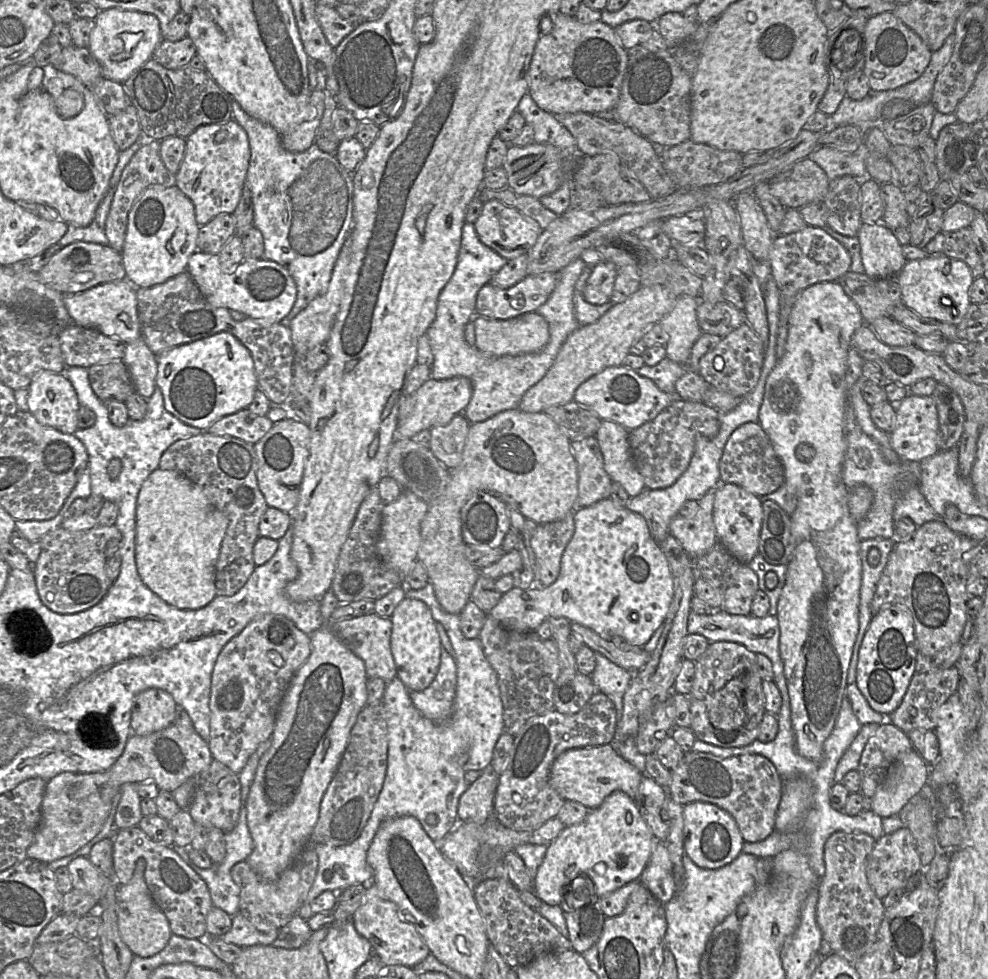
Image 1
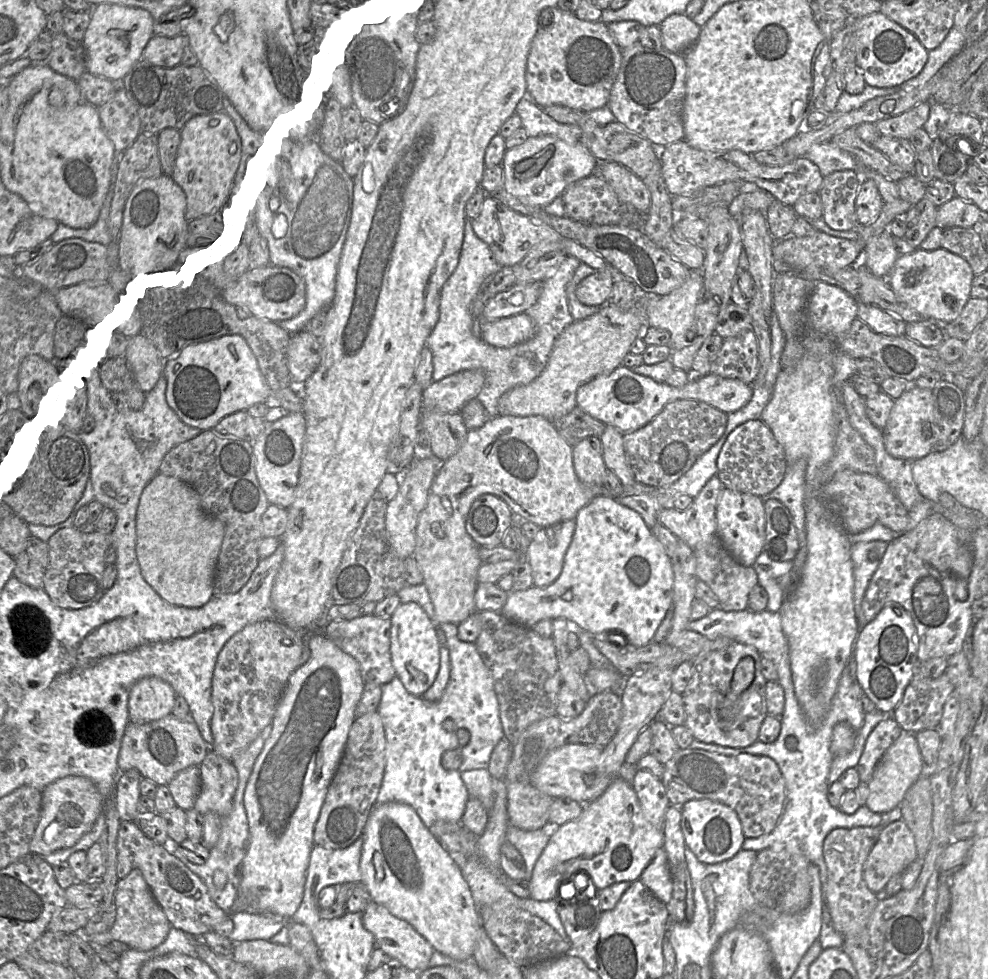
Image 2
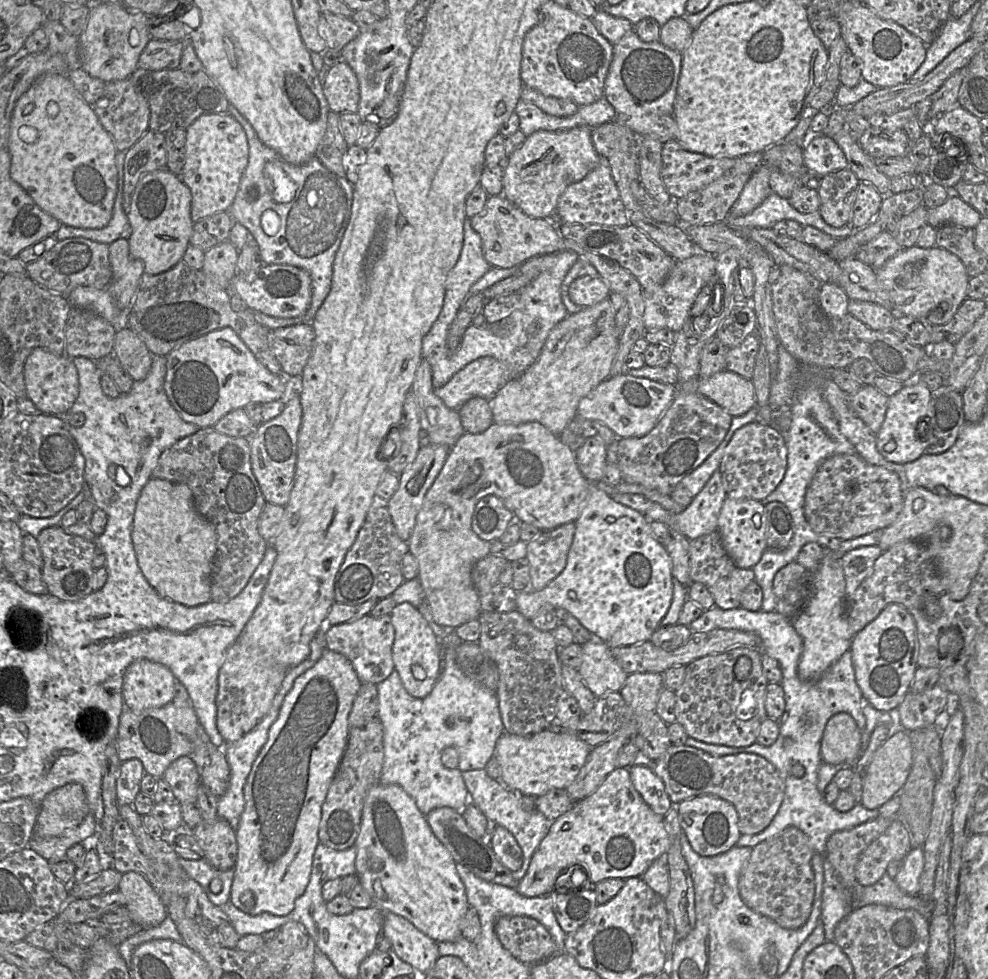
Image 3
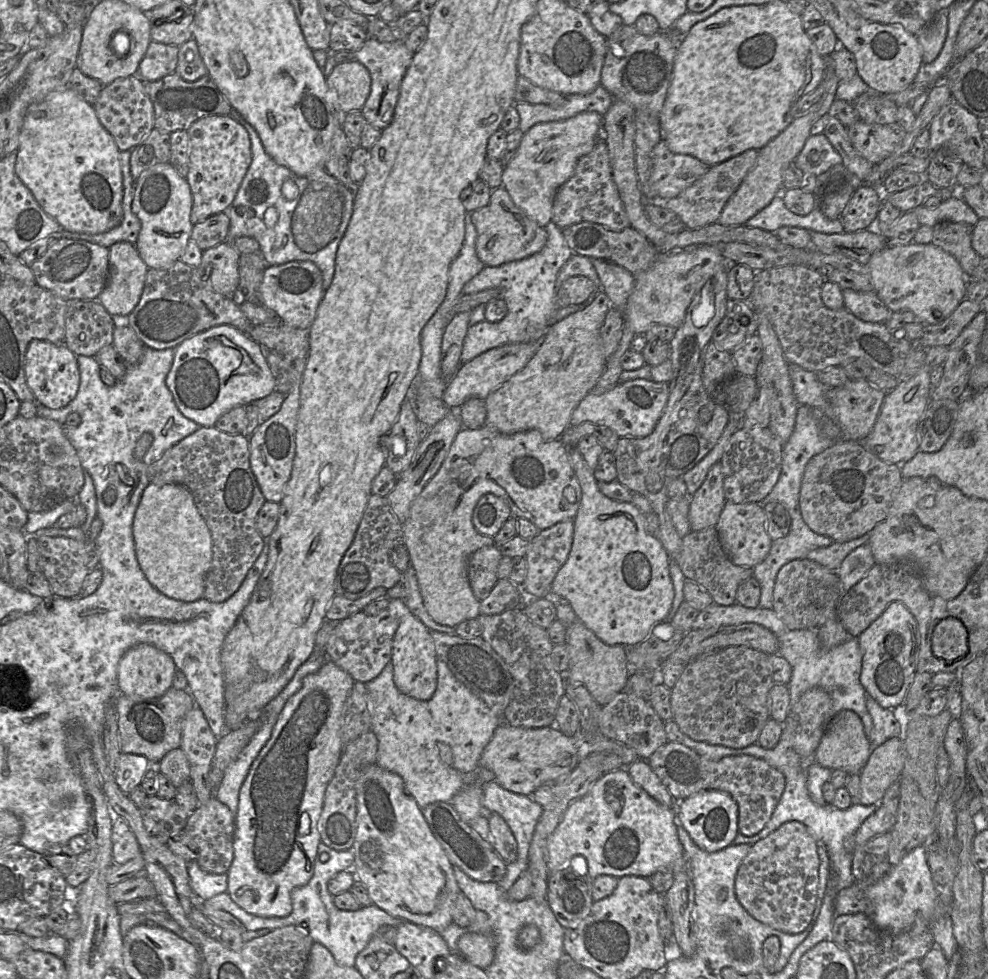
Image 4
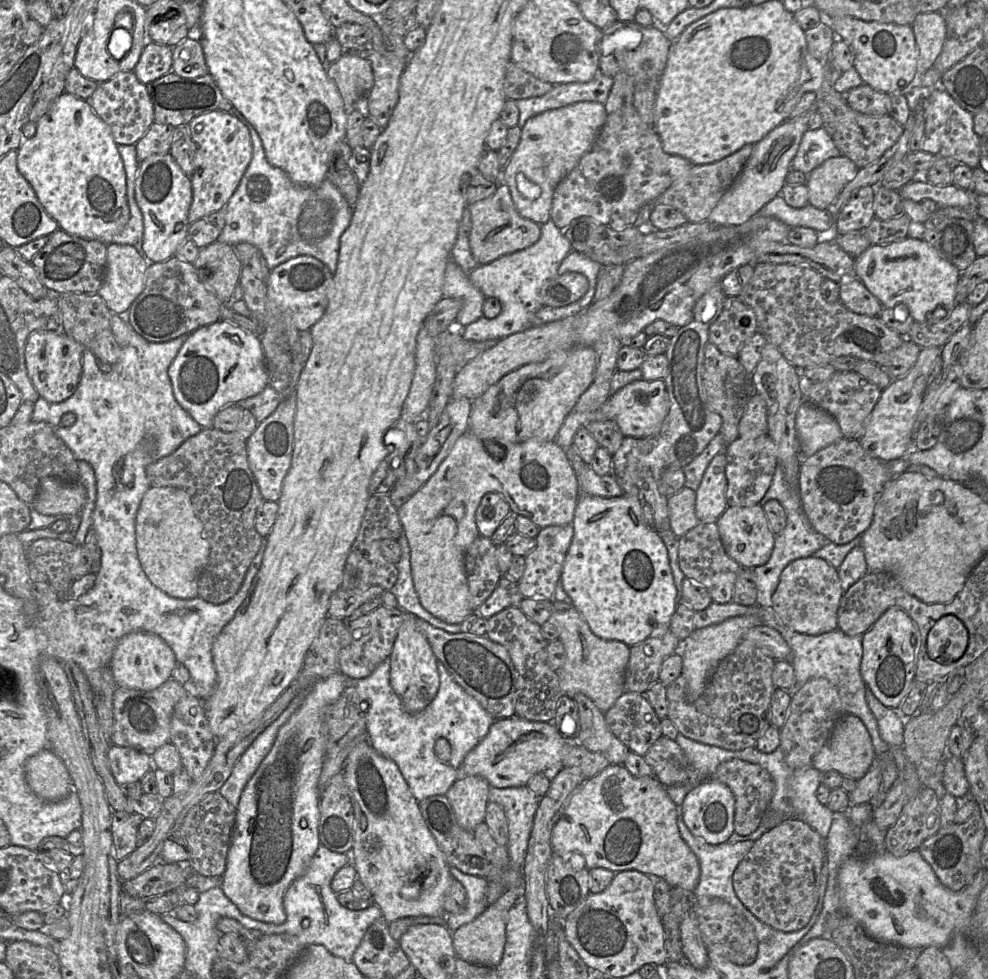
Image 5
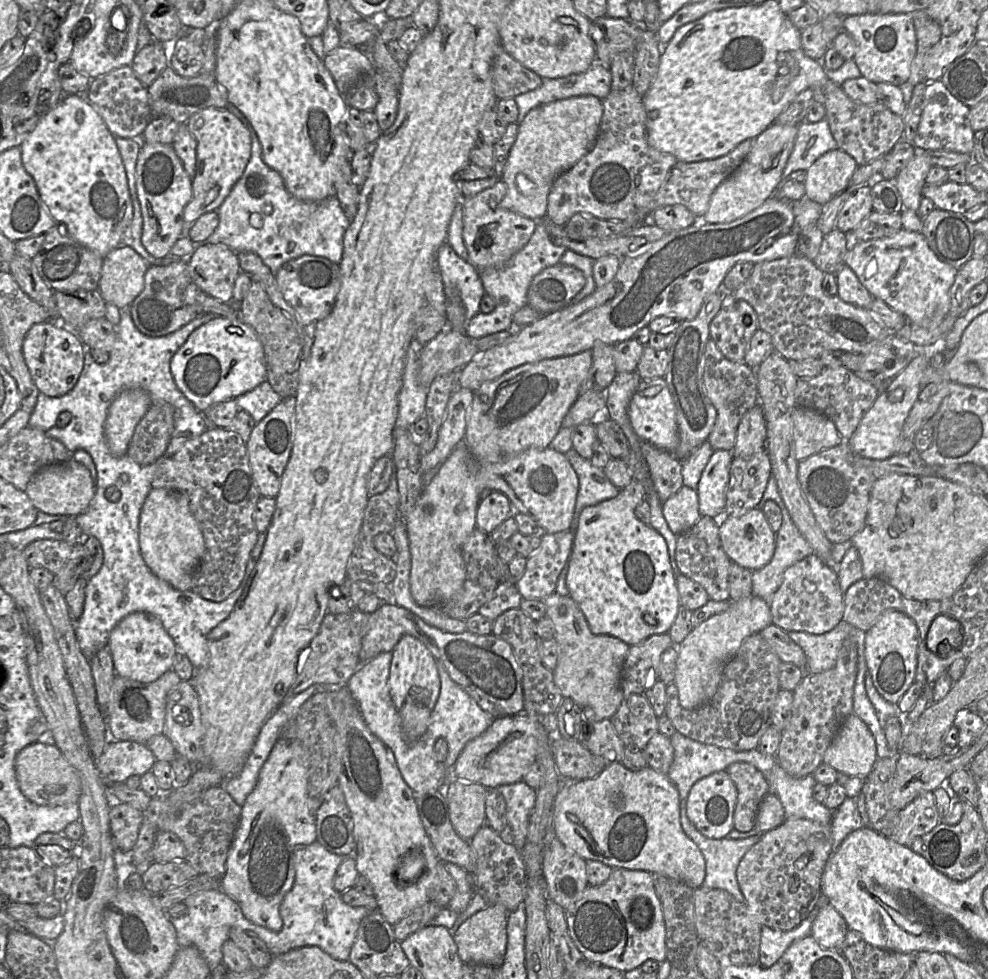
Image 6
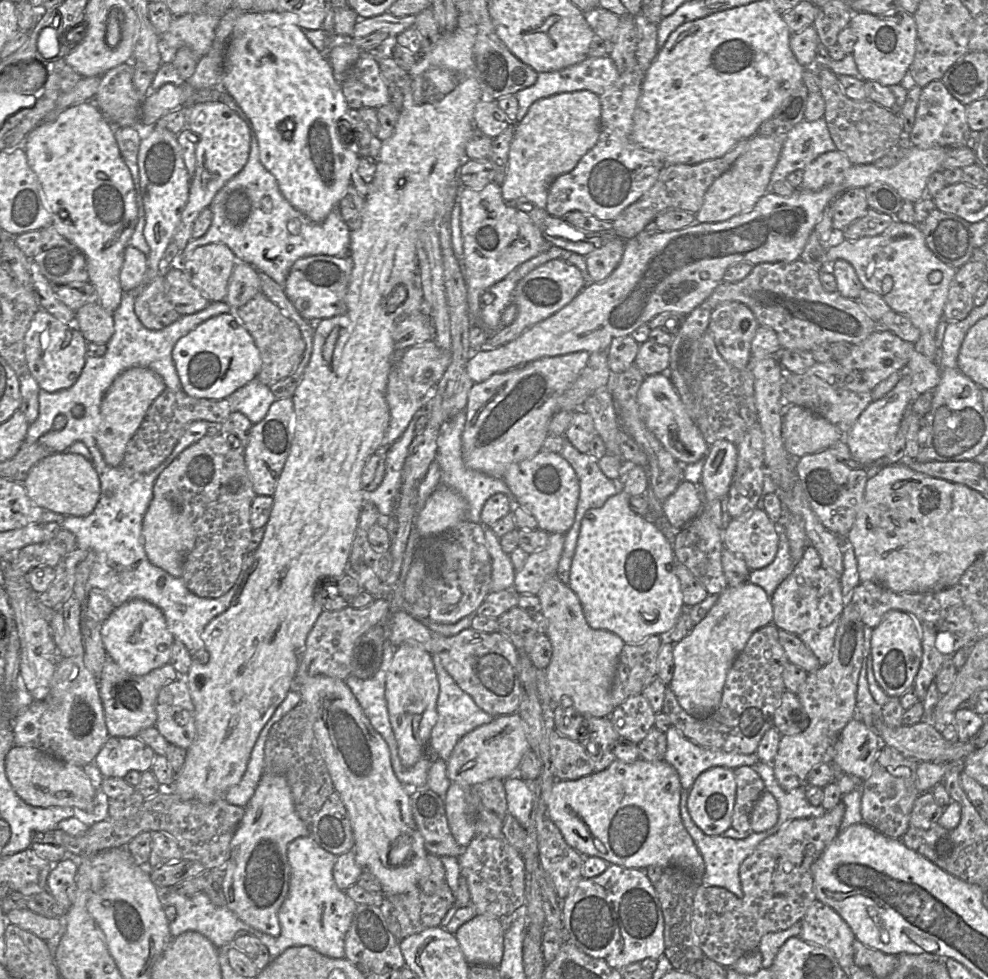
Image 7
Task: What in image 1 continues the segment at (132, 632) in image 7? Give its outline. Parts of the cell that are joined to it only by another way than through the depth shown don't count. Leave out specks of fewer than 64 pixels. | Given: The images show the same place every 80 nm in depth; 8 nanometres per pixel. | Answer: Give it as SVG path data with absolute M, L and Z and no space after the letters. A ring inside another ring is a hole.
M159 688L140 692L131 712L132 734L139 736L158 732L174 724L176 702L172 695Z

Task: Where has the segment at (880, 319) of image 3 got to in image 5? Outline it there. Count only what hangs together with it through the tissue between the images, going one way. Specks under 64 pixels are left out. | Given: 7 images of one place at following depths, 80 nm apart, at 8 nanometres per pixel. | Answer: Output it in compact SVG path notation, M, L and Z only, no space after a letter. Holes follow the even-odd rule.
M843 279L839 284L839 301L850 311L879 317L883 309L880 301L858 279Z

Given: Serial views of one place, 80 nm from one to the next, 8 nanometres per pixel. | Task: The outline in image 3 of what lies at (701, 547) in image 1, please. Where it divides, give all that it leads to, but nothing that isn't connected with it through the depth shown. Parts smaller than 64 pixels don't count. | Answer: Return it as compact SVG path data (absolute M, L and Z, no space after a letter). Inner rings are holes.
M716 470L702 490L680 513L672 513L657 503L648 500L644 517L648 522L661 522L688 540L696 539L718 529L718 517L727 495L721 473Z

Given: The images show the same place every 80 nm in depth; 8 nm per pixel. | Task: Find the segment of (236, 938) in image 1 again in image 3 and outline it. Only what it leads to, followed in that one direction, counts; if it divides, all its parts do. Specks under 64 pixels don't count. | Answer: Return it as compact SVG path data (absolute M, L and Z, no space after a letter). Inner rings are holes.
M231 901L219 907L229 917L231 925L241 937L250 934L262 935L285 925L280 922L285 921L286 916L275 916L270 913L250 915L236 908Z

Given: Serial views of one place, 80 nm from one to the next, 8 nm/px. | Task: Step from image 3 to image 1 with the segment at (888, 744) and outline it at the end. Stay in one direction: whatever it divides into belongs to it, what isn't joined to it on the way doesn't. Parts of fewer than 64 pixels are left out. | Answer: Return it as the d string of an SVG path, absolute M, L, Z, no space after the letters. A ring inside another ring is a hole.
M915 749L902 753L889 767L871 798L872 811L881 818L898 815L904 805L928 783L929 766Z

